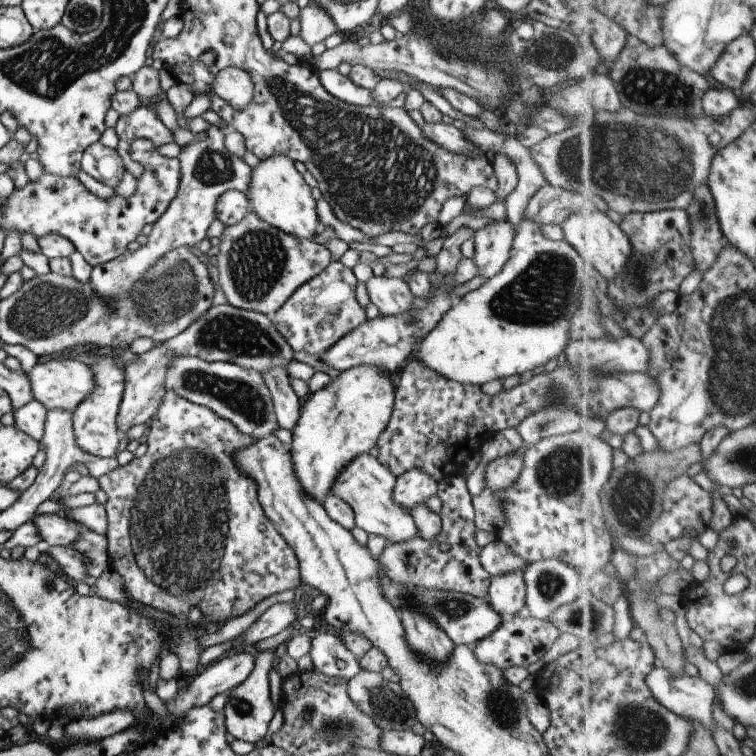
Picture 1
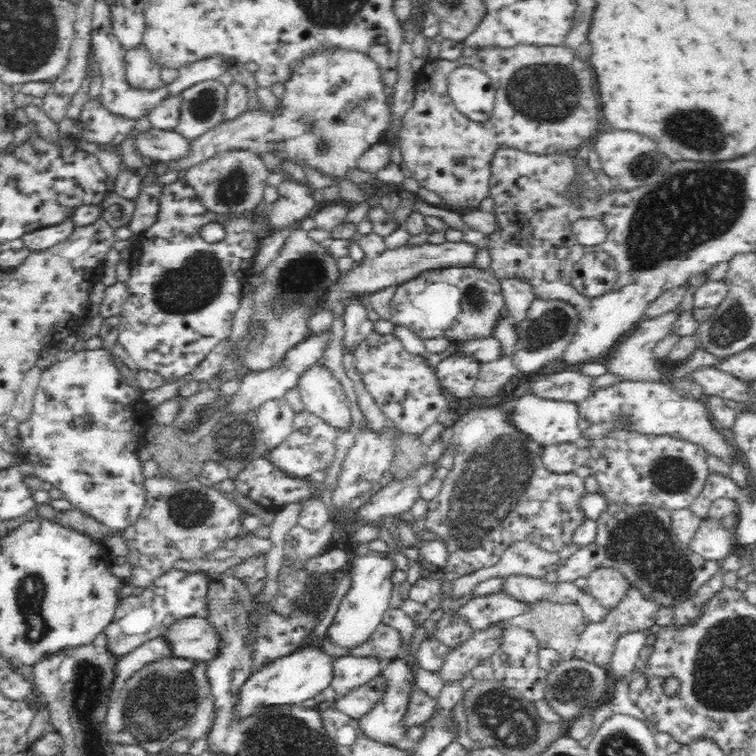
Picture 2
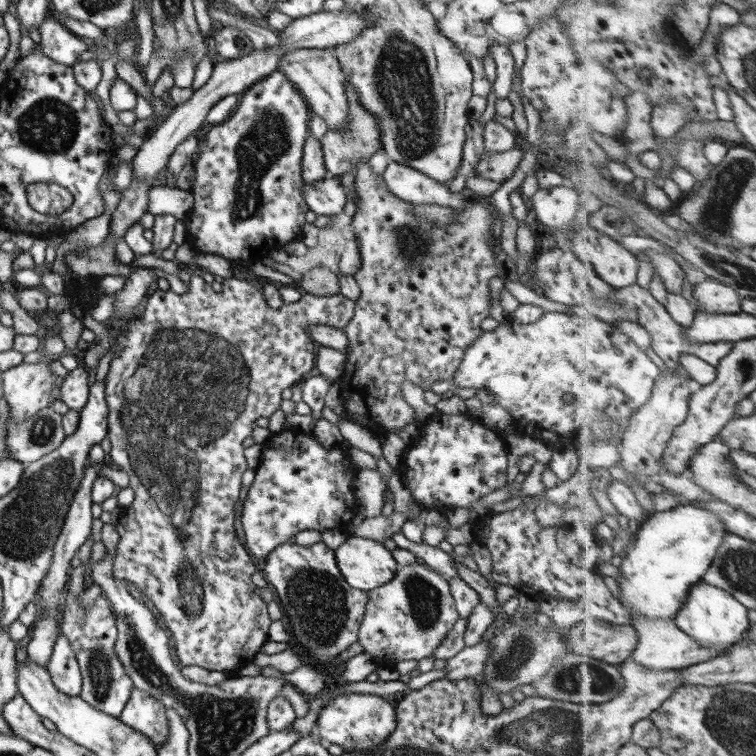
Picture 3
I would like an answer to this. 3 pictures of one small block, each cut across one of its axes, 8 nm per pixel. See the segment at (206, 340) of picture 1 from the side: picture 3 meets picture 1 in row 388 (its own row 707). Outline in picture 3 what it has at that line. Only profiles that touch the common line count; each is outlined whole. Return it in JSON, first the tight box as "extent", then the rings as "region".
{"extent":[119,687,169,750],"region":[[[134,687],[119,719],[136,732],[149,736],[158,750],[169,733],[165,710],[161,700]]]}

